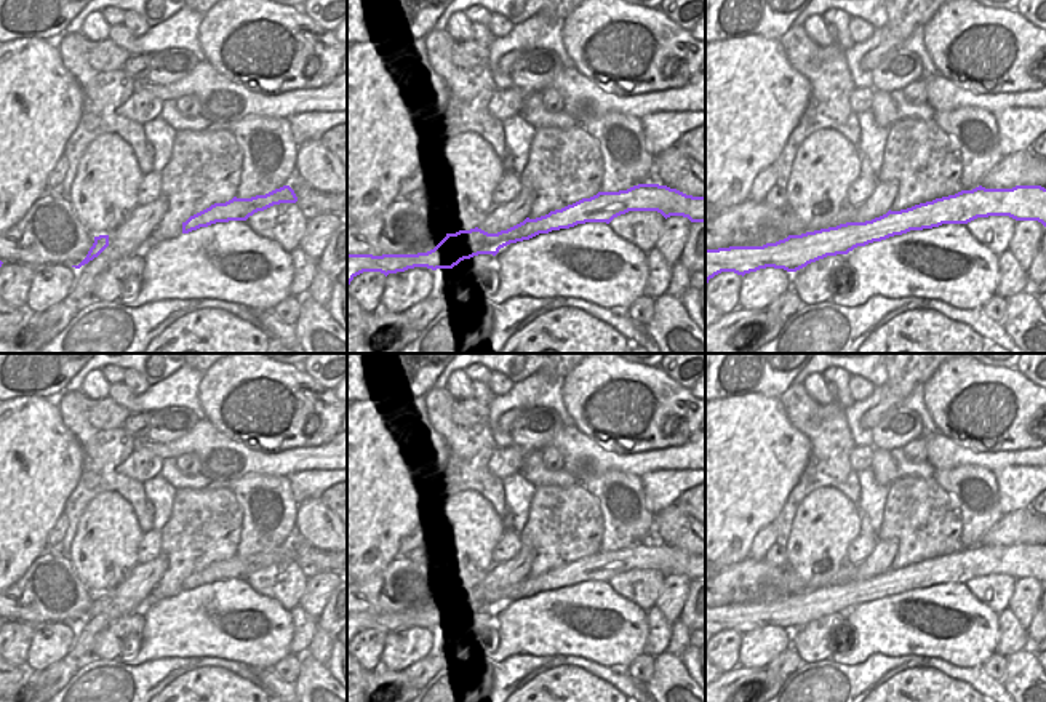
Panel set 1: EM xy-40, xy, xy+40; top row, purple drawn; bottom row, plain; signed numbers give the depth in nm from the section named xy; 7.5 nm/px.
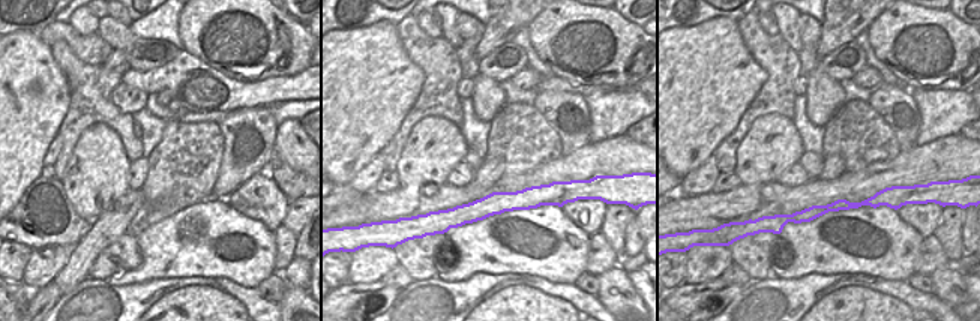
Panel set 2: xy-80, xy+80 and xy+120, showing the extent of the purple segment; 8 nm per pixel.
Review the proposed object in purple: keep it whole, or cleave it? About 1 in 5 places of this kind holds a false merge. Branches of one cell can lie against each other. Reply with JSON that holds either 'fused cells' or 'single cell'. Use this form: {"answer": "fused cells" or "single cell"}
{"answer": "single cell"}

